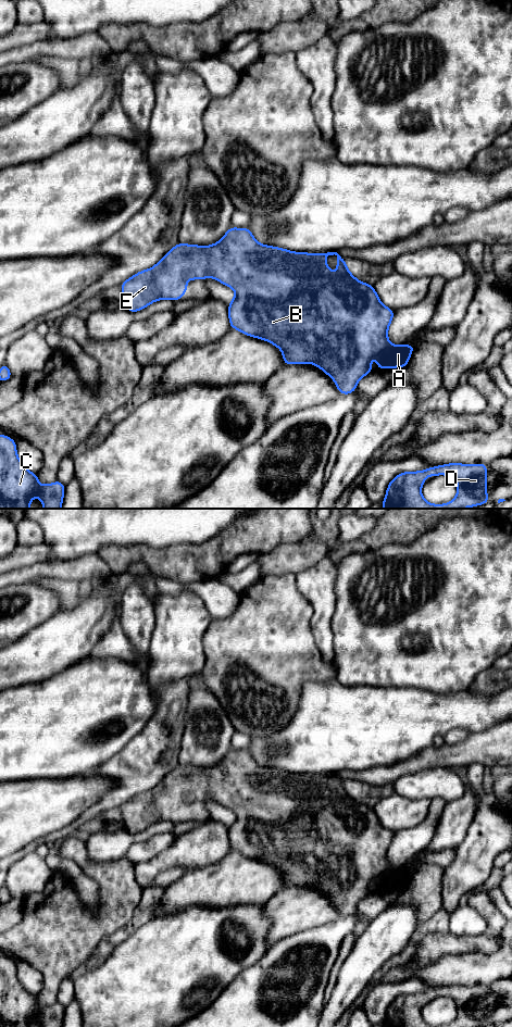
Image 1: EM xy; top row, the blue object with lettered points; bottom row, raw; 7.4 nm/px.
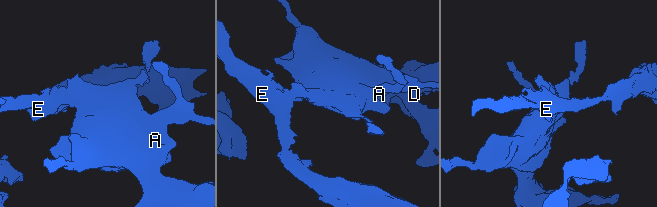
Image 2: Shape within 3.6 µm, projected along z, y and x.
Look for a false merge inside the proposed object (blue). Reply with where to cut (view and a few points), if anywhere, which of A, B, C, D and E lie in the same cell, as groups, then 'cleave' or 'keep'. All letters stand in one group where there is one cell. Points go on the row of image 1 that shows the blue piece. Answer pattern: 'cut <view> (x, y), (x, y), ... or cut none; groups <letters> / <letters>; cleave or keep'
cut none; groups A B C D E; keep

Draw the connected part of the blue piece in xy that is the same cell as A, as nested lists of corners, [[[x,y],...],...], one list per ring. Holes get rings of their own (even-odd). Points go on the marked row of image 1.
[[[230,227],[227,233],[222,237],[220,241],[211,246],[197,246],[197,245],[185,245],[177,243],[173,249],[171,249],[153,267],[149,270],[143,270],[130,278],[125,280],[121,285],[121,289],[123,292],[124,301],[126,308],[129,312],[138,312],[154,301],[162,299],[170,299],[173,301],[179,301],[182,295],[187,293],[187,280],[188,279],[205,279],[207,277],[212,277],[217,281],[221,281],[223,285],[230,287],[235,290],[236,296],[229,302],[228,305],[228,316],[230,328],[238,329],[243,333],[246,336],[255,337],[265,341],[271,342],[272,345],[278,347],[283,353],[284,358],[284,366],[288,364],[305,364],[312,363],[314,366],[319,366],[326,375],[330,376],[336,387],[338,388],[340,394],[352,393],[355,390],[355,387],[359,380],[367,375],[369,373],[374,372],[371,366],[371,360],[376,358],[378,360],[377,370],[382,368],[395,368],[395,367],[405,367],[408,365],[408,361],[412,354],[414,349],[414,343],[412,345],[400,345],[394,346],[388,340],[388,328],[392,321],[395,311],[385,306],[373,286],[359,281],[349,271],[346,265],[346,260],[342,259],[337,252],[327,252],[327,253],[304,253],[304,252],[292,252],[286,249],[280,249],[277,247],[271,247],[266,245],[259,243],[254,237],[250,228],[235,228]],[[328,255],[337,256],[337,274],[334,275],[333,271],[327,266],[325,259]]]

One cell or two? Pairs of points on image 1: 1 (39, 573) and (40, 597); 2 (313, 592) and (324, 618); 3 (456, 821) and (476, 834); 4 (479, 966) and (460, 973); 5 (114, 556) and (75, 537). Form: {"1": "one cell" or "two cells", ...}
{"1": "two cells", "2": "one cell", "3": "two cells", "4": "one cell", "5": "two cells"}

